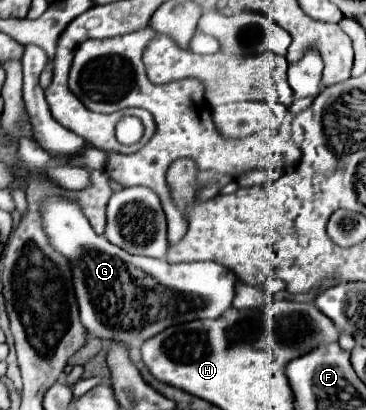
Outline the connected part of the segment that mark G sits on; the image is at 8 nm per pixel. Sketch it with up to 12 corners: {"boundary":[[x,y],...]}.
{"boundary":[[43,200],[91,336],[141,346],[219,318],[237,276],[131,256]]}

